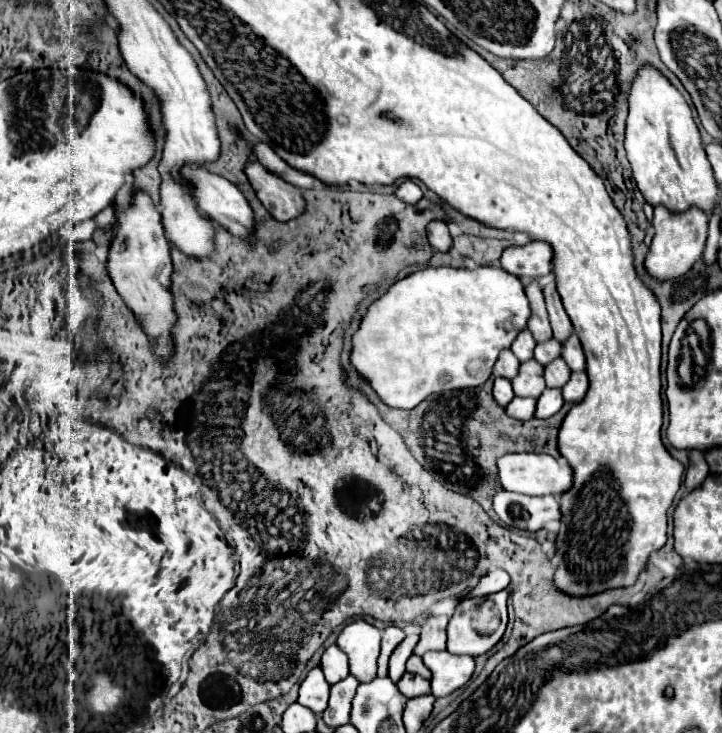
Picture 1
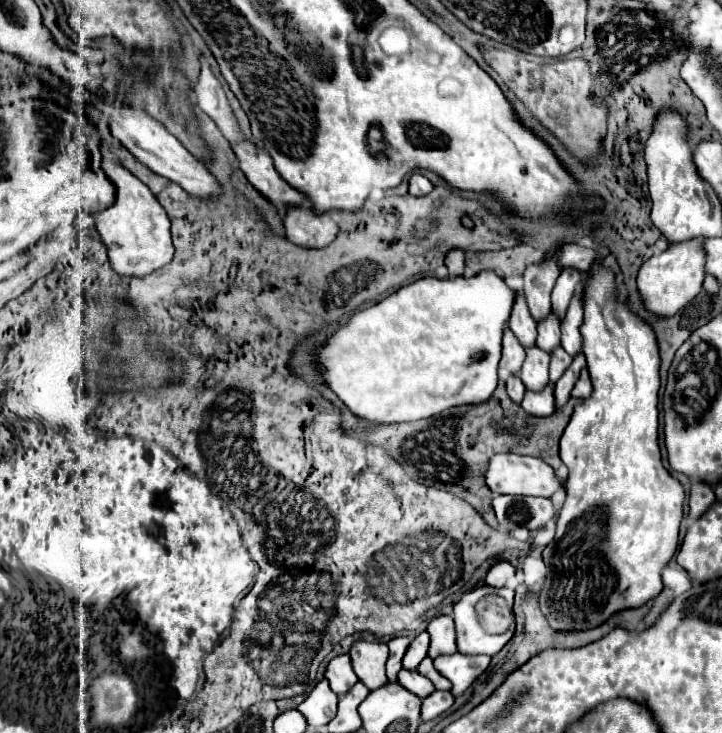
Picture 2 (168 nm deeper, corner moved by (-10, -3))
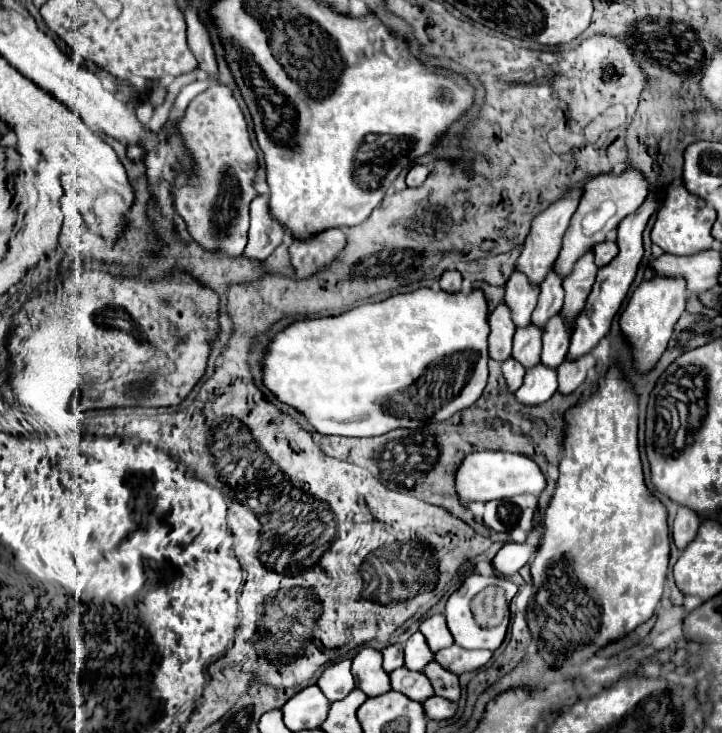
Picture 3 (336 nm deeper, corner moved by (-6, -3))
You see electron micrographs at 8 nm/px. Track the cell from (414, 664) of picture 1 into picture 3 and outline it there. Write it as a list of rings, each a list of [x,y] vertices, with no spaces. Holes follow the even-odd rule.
[[[431,661],[427,669],[423,669],[423,673],[427,675],[427,679],[431,679],[431,685],[435,689],[435,695],[445,697],[449,701],[457,701],[461,695],[459,689],[459,679],[457,675],[453,675],[451,671],[443,669],[437,661]]]

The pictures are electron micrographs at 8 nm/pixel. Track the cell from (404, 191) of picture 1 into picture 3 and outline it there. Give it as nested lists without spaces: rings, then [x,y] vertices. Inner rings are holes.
[[[415,165],[409,173],[407,173],[407,187],[419,187],[425,179],[427,179],[427,167],[423,165]]]

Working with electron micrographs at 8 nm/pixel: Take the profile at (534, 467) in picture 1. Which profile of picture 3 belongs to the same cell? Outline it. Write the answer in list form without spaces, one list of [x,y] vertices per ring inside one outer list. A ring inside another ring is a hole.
[[[481,451],[471,453],[463,459],[461,467],[457,469],[457,495],[463,505],[475,501],[491,501],[491,499],[507,499],[511,495],[541,495],[547,487],[545,475],[541,473],[539,465],[519,453],[505,453],[505,451]]]

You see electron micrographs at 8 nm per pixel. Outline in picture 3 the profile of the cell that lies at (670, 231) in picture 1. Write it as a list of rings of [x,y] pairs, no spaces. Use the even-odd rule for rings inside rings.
[[[655,275],[637,285],[625,311],[621,313],[619,325],[627,341],[633,347],[633,357],[635,357],[639,371],[649,371],[659,361],[659,357],[663,355],[671,339],[673,325],[685,313],[685,305],[687,305],[687,281],[685,279],[671,279],[665,275]]]

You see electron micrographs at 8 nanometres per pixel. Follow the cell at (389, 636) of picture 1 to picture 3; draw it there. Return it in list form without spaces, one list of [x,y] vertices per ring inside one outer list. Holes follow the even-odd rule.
[[[393,643],[383,649],[383,669],[391,673],[397,667],[403,667],[403,645],[401,643]]]

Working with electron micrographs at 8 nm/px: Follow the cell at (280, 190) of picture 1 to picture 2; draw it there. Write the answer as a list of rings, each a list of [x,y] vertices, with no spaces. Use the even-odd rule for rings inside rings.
[[[301,207],[287,211],[283,223],[287,229],[287,239],[307,249],[323,249],[339,233],[339,225],[331,215],[311,215],[311,209]]]

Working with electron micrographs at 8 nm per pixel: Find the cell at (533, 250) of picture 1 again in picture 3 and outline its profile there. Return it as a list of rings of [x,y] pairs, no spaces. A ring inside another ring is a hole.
[[[603,241],[593,247],[593,255],[595,255],[595,265],[605,267],[617,255],[617,247],[611,241]]]

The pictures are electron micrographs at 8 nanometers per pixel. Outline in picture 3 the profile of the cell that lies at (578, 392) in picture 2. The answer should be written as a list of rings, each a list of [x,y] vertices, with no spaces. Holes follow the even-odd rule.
[[[583,355],[579,357],[577,361],[563,361],[557,369],[557,375],[559,375],[559,393],[563,395],[569,395],[573,393],[575,389],[579,389],[585,379],[587,379],[587,371],[595,365],[595,359],[593,355]]]

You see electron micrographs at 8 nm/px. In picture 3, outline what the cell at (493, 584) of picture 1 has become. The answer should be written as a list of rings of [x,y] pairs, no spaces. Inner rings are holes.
[[[535,523],[533,531],[527,533],[527,541],[525,543],[521,543],[521,545],[519,543],[503,545],[501,551],[493,559],[495,575],[509,577],[509,575],[517,573],[529,561],[529,555],[539,545],[539,539],[541,539],[541,525]]]

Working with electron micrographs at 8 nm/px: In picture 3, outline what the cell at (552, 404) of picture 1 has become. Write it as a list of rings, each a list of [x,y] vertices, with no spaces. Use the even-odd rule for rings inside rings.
[[[651,195],[649,199],[645,199],[645,203],[635,213],[627,215],[621,221],[621,225],[617,227],[617,247],[619,247],[619,253],[617,253],[617,257],[611,263],[607,263],[607,267],[597,271],[595,285],[593,285],[591,295],[587,299],[587,307],[577,317],[575,331],[571,335],[571,345],[569,345],[569,351],[567,351],[567,359],[579,359],[579,355],[587,355],[599,343],[599,339],[607,335],[613,317],[619,311],[619,307],[621,307],[621,303],[623,303],[623,299],[625,299],[625,295],[629,291],[629,285],[635,279],[637,265],[639,265],[639,261],[643,257],[643,239],[641,239],[641,235],[643,235],[643,229],[645,229],[649,217],[655,213],[655,209],[657,209],[657,201]]]

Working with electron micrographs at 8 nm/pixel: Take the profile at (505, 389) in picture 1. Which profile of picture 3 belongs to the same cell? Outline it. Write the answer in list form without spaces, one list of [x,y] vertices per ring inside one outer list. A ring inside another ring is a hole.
[[[507,359],[503,363],[503,377],[507,381],[507,391],[509,393],[515,393],[521,387],[523,375],[525,375],[525,369],[515,359]]]

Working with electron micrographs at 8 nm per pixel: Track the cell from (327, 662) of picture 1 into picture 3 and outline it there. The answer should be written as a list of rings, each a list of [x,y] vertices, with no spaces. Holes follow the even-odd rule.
[[[343,659],[339,663],[329,665],[321,673],[317,685],[325,691],[325,697],[329,701],[343,699],[355,687],[355,681],[353,681],[353,675],[351,675],[351,661],[349,659]]]

